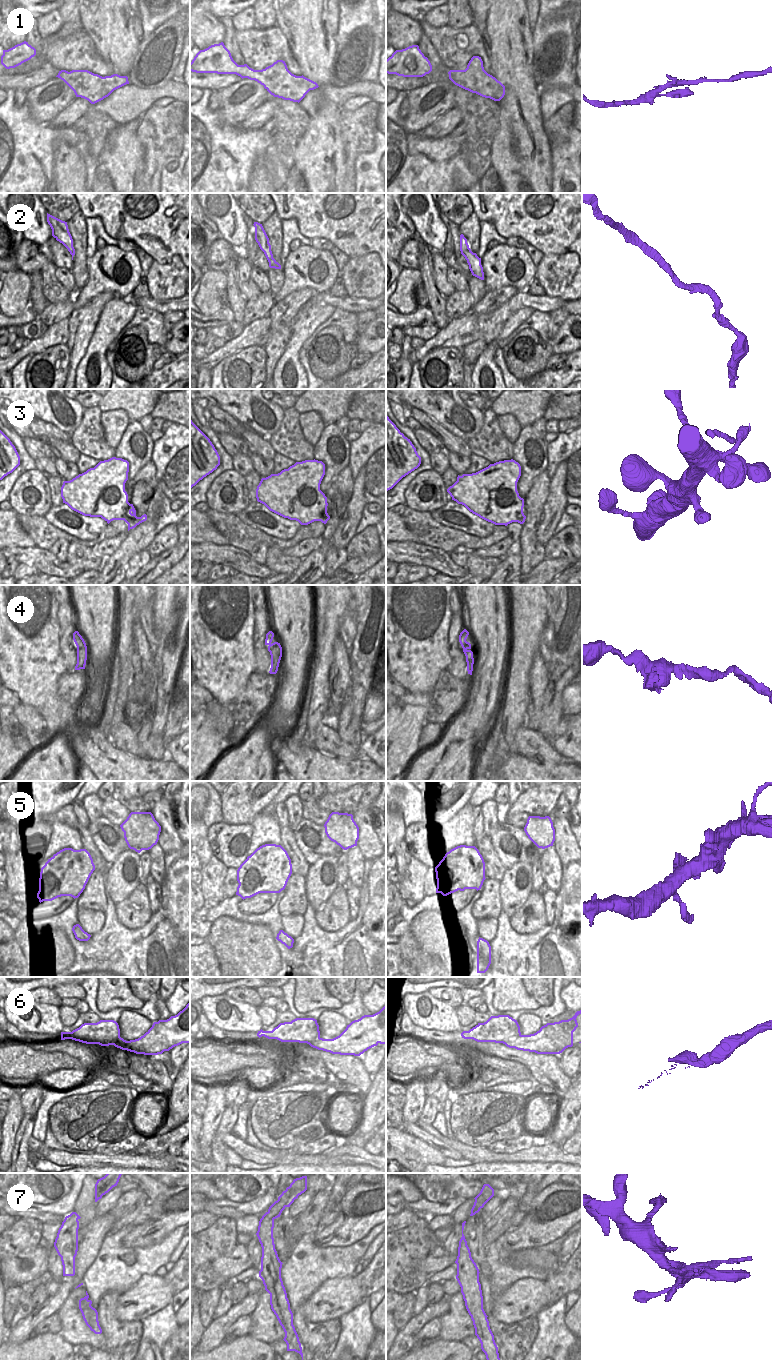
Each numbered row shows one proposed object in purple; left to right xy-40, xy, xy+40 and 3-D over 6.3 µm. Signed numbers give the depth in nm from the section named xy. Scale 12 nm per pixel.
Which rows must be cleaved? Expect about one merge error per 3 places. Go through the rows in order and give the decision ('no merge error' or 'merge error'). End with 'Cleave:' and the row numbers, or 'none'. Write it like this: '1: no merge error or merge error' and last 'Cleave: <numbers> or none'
1: no merge error
2: no merge error
3: no merge error
4: no merge error
5: no merge error
6: merge error
7: merge error
Cleave: 6, 7

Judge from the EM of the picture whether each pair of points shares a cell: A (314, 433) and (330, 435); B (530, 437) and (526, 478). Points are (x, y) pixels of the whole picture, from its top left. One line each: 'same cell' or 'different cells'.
A: different cells
B: same cell

